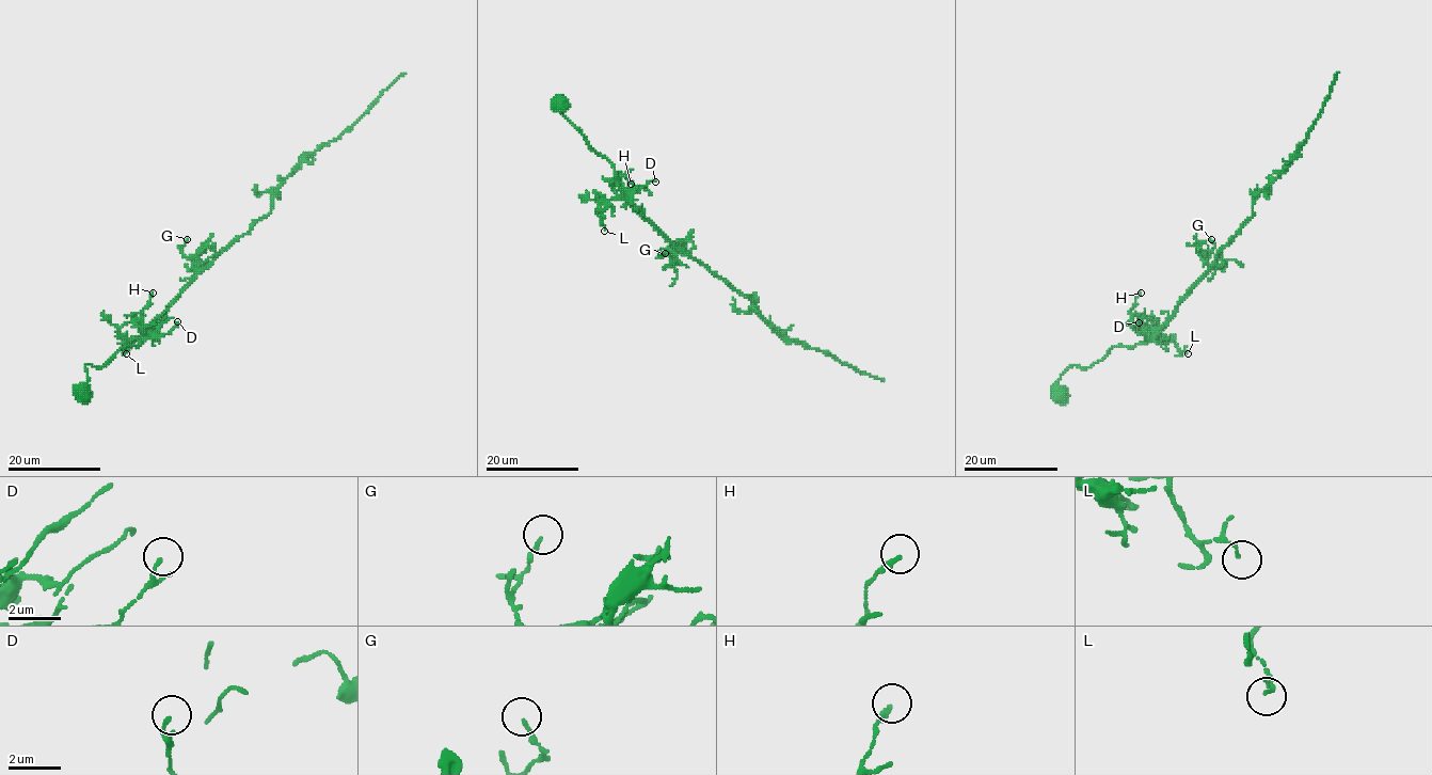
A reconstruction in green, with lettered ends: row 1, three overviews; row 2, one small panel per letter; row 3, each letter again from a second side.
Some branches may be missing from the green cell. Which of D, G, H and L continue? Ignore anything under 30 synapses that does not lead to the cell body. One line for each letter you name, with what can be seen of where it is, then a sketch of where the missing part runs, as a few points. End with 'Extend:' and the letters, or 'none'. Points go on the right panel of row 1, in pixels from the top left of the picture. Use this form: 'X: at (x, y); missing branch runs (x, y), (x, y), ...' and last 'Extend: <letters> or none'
Extend: none

